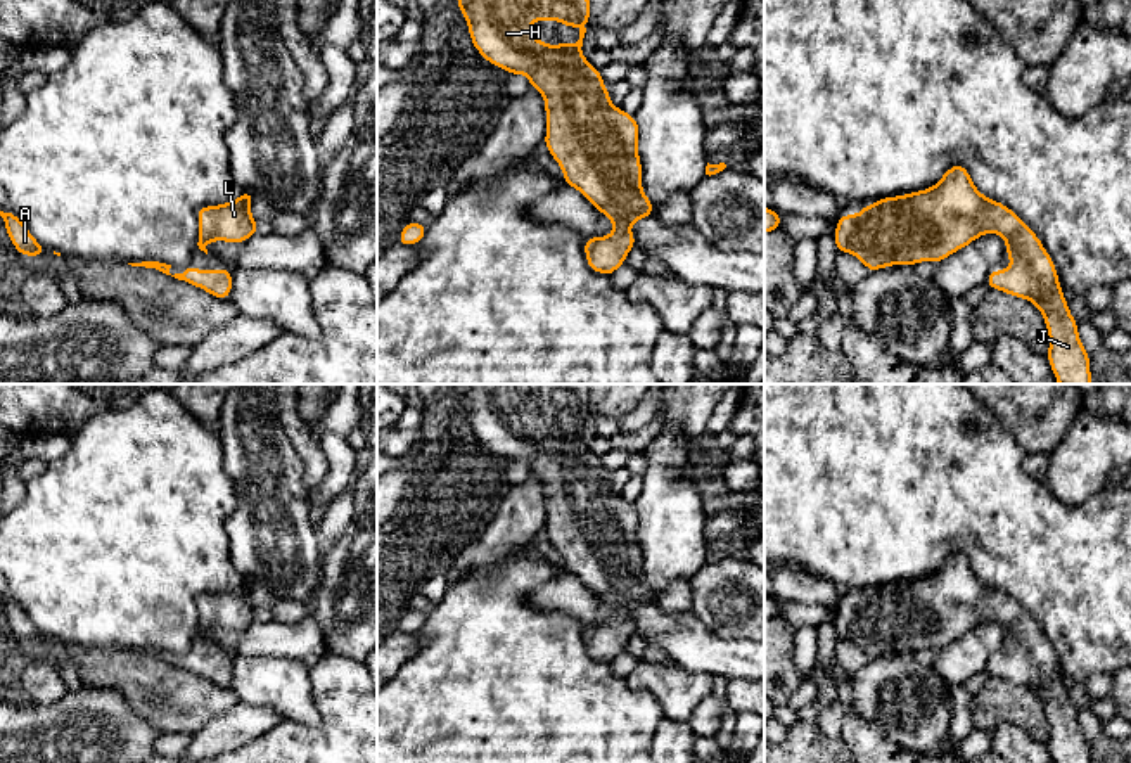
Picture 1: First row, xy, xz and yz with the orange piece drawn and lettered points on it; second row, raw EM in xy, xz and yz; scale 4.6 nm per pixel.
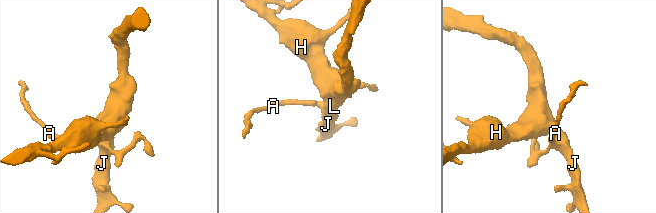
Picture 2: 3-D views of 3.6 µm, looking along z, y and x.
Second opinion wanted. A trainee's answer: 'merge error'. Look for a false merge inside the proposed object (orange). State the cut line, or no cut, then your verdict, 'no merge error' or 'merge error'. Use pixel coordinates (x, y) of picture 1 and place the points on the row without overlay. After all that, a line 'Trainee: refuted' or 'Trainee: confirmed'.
no cut; no merge error
Trainee: refuted

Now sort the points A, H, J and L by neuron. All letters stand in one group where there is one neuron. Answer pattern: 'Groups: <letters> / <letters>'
Groups: A H J L

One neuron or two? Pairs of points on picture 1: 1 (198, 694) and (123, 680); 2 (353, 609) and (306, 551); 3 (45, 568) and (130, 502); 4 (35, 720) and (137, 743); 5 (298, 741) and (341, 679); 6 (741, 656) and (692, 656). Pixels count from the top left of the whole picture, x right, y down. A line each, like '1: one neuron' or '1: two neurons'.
1: one neuron
2: two neurons
3: one neuron
4: one neuron
5: one neuron
6: one neuron

